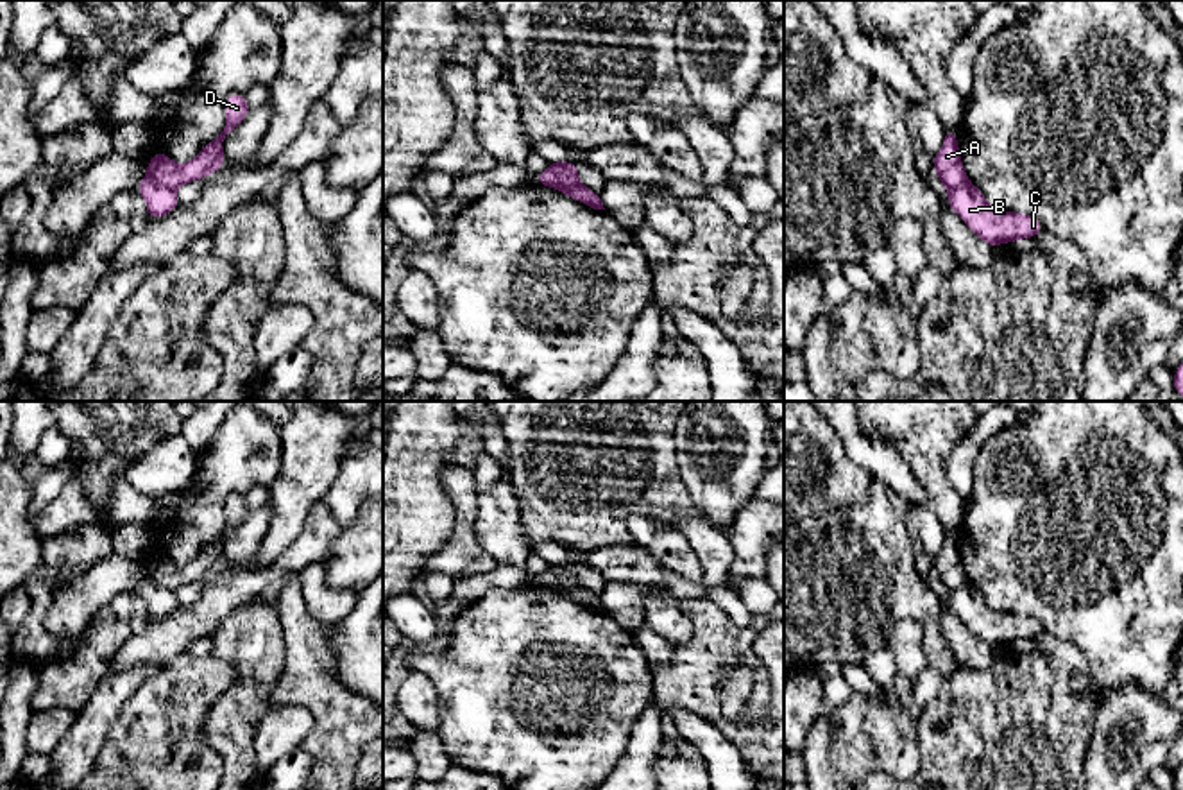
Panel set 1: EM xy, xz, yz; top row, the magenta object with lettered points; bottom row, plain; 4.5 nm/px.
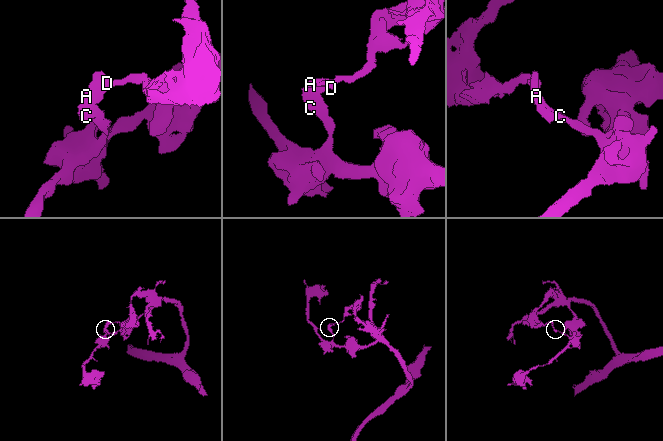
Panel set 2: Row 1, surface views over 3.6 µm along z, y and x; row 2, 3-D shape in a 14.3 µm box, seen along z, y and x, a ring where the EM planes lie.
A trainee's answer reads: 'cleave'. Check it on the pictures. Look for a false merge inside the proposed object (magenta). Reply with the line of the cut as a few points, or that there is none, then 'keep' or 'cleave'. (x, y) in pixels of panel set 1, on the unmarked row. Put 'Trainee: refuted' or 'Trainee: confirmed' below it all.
cut xz (555, 563), (562, 575), (580, 586); cleave
Trainee: confirmed

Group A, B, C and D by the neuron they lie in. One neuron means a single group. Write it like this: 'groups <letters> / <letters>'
groups A D / B C

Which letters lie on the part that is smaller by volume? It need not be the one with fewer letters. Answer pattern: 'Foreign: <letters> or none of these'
Foreign: A, D

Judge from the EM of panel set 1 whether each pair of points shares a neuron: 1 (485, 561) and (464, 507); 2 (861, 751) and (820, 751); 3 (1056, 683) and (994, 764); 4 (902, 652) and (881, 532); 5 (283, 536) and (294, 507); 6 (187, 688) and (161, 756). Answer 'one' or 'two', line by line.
1: one
2: two
3: one
4: two
5: one
6: one

